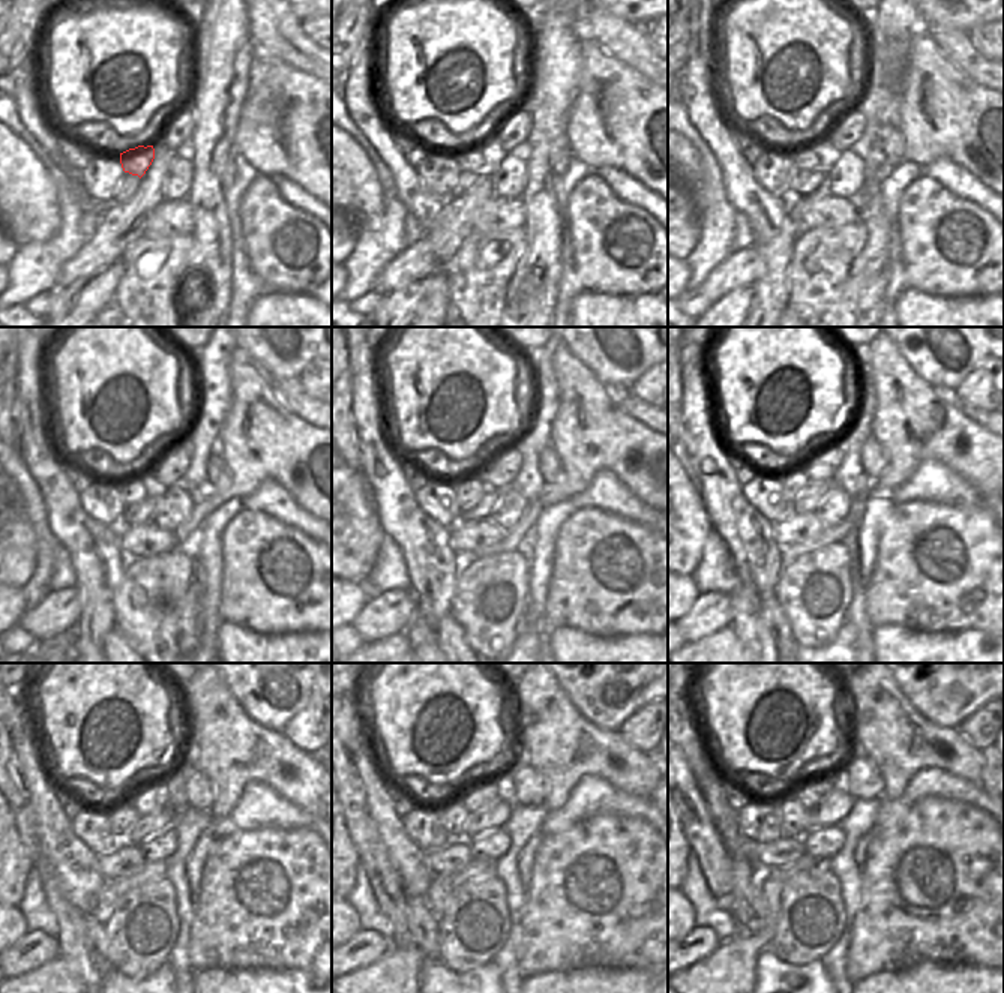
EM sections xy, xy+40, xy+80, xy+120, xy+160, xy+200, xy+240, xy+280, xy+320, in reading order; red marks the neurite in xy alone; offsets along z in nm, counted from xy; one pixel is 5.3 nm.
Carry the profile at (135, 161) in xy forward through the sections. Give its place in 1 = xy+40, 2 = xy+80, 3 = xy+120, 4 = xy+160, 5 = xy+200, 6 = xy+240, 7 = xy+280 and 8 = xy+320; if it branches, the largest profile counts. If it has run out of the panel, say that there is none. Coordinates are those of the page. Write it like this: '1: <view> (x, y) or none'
1: xy+40 (470, 159)
2: xy+80 (808, 155)
3: xy+120 (132, 489)
4: xy+160 (461, 482)
5: xy+200 (794, 479)
6: xy+240 (122, 816)
7: xy+280 (455, 815)
8: xy+320 (791, 815)

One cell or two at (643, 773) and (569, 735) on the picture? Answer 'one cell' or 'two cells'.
one cell

